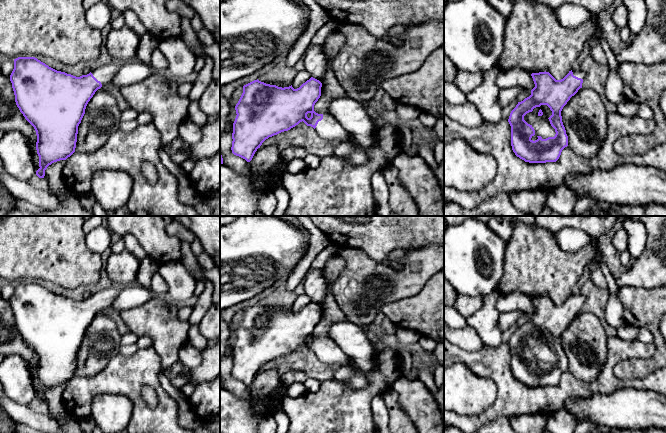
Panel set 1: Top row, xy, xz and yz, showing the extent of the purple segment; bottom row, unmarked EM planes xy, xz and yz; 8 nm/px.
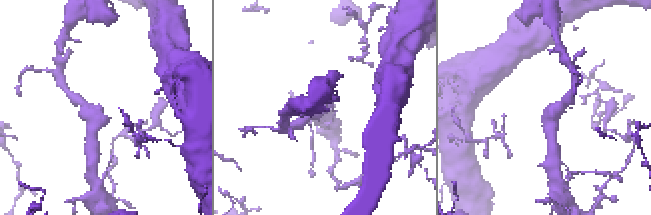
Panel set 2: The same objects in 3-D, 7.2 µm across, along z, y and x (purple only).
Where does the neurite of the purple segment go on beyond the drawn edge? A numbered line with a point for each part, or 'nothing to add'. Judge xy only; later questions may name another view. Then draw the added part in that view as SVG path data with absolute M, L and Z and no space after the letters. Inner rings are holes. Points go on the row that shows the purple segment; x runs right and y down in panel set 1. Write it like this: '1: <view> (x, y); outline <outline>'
1: xy (105, 74); outline M117 64L102 65L91 70L91 73L98 81L101 82L102 87L105 87L115 78L119 68L120 65Z

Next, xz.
1: xz (329, 128); outline M328 113L323 114L323 119L318 122L316 132L326 140L338 140L339 142L349 143L351 134Z

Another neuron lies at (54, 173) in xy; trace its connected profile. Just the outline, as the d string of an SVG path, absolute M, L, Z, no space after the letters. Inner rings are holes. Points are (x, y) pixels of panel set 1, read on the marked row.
M60 160L52 163L45 170L44 179L48 181L49 188L51 190L51 194L57 196L66 190L66 186L64 183L63 177L63 168L66 160Z

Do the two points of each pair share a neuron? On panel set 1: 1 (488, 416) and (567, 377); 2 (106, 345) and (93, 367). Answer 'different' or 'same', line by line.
1: same
2: same

